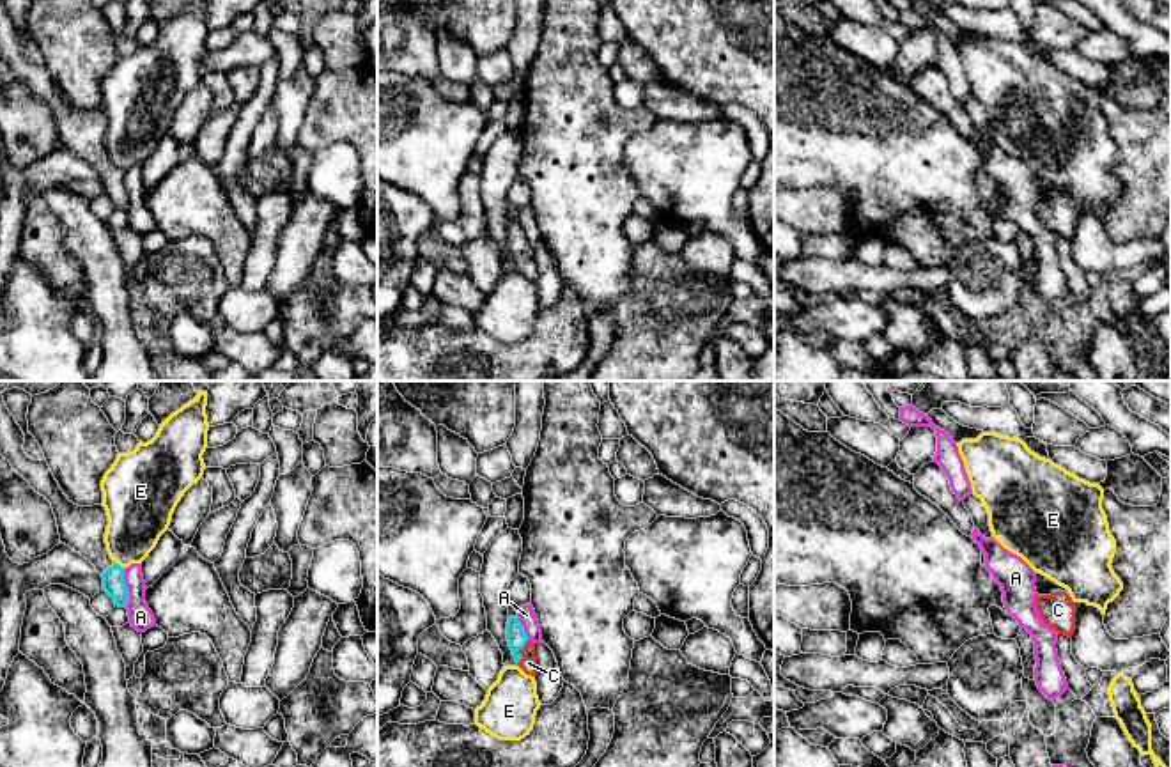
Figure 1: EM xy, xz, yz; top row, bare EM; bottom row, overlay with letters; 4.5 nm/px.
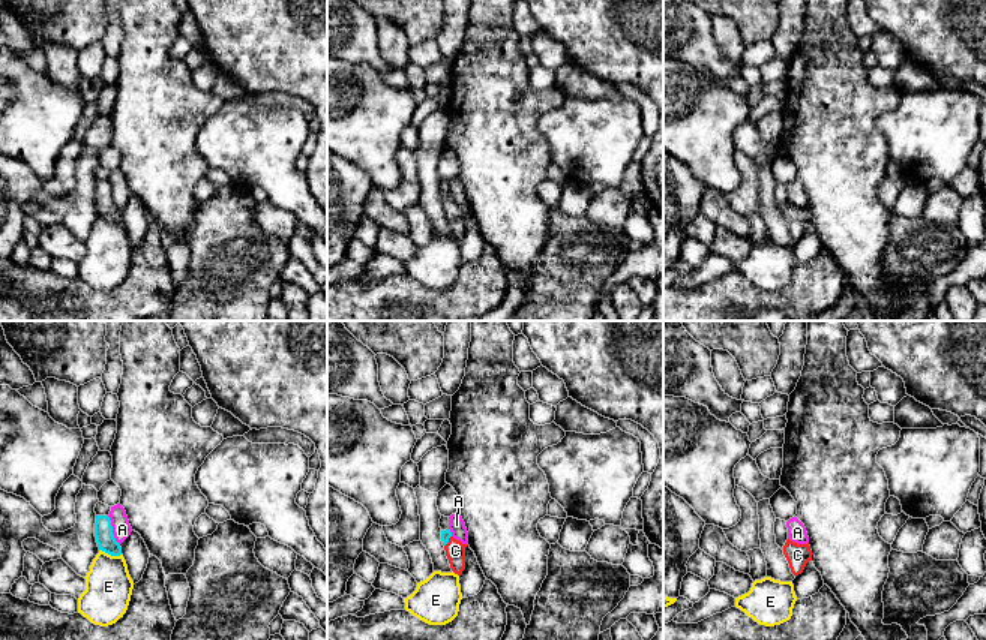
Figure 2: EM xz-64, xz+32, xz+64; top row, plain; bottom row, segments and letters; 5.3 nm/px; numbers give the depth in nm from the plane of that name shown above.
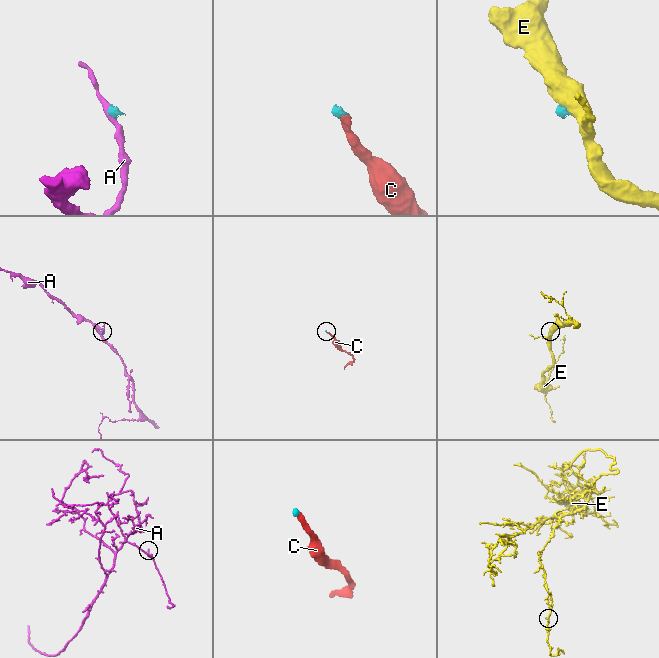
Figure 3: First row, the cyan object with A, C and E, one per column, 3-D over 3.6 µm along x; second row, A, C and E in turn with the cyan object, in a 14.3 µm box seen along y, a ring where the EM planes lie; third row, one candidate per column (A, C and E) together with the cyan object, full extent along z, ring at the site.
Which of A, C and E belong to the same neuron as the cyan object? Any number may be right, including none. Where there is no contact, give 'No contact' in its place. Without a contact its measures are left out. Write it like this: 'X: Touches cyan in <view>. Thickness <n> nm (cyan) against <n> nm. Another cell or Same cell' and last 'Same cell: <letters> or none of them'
A: Touches cyan in xy. Thickness 100 nm (cyan) against 110 nm. Another cell
C: Touches cyan in xz. Thickness 90 nm (cyan) against 80 nm. Same cell
E: Touches cyan in xy. Thickness 100 nm (cyan) against 280 nm. Another cell
Same cell: C

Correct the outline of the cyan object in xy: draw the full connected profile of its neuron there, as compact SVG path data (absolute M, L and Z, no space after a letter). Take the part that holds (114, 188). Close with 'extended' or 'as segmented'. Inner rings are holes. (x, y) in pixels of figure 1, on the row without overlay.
M0 0L0 58L11 66L30 90L44 99L53 112L60 145L85 159L103 181L103 193L113 202L115 209L129 205L124 184L124 170L115 167L105 147L108 119L103 108L78 110L60 92L46 64L30 62L25 53L25 37L9 16Z | extended

